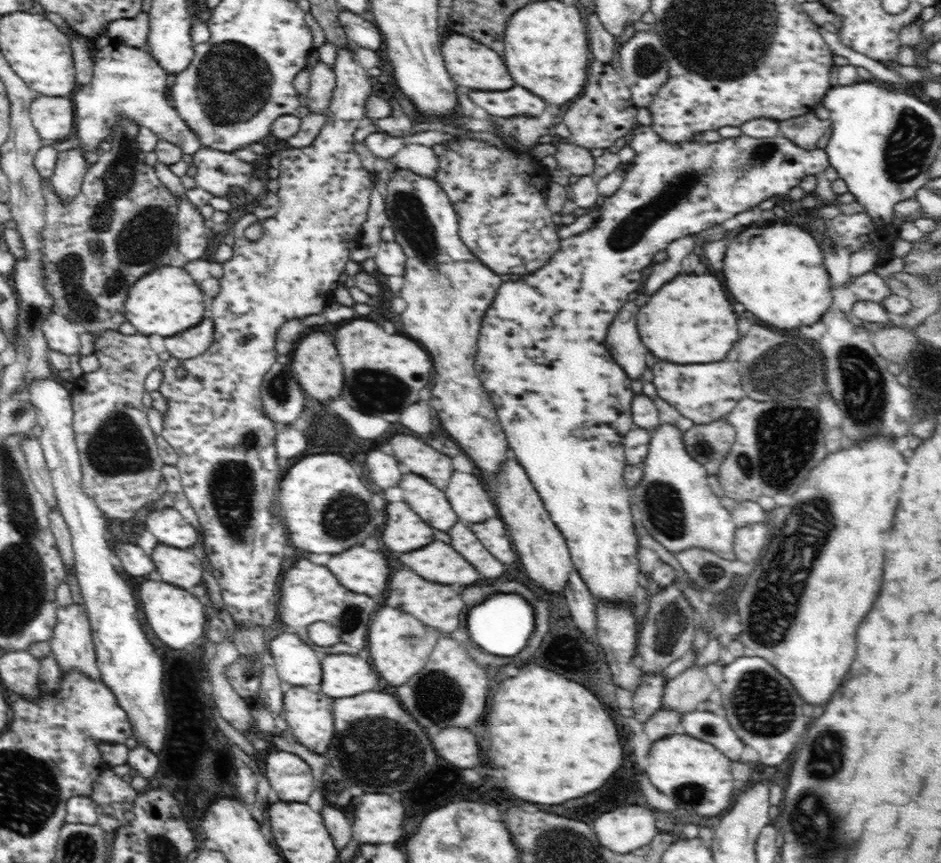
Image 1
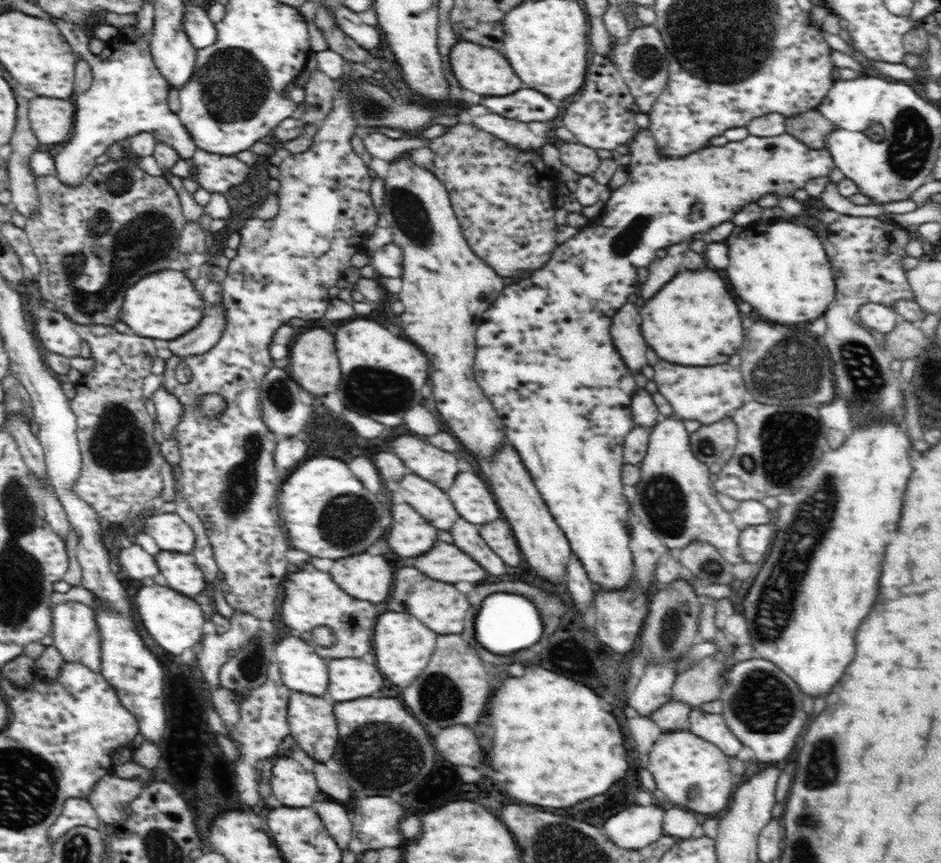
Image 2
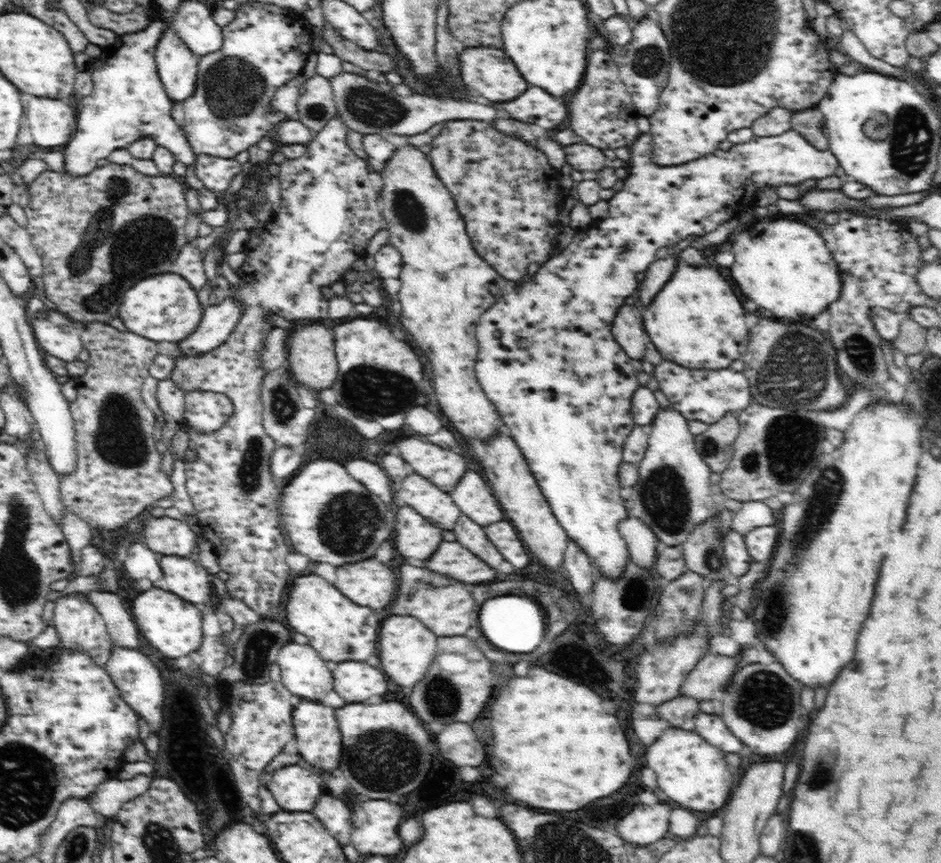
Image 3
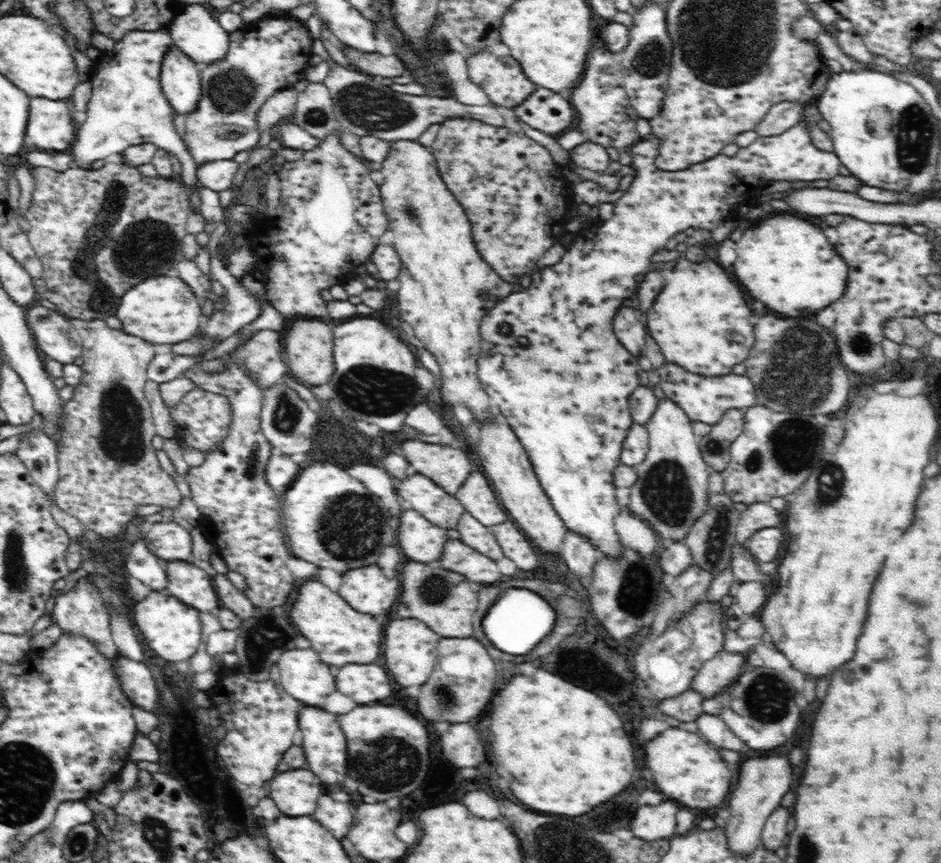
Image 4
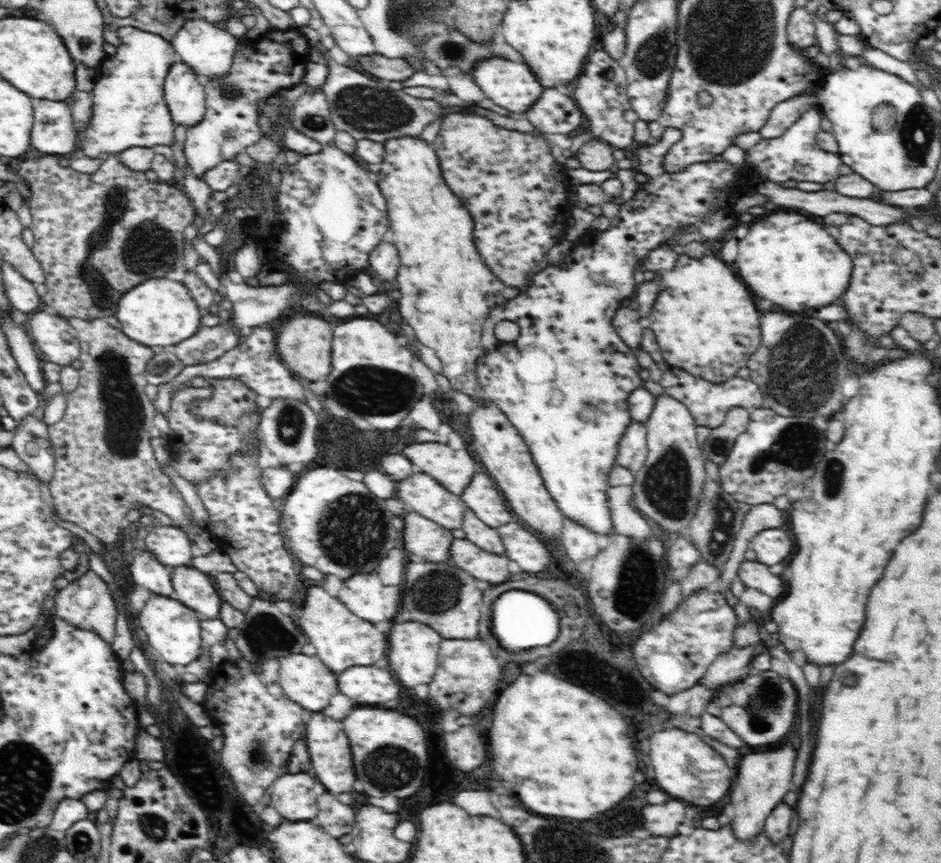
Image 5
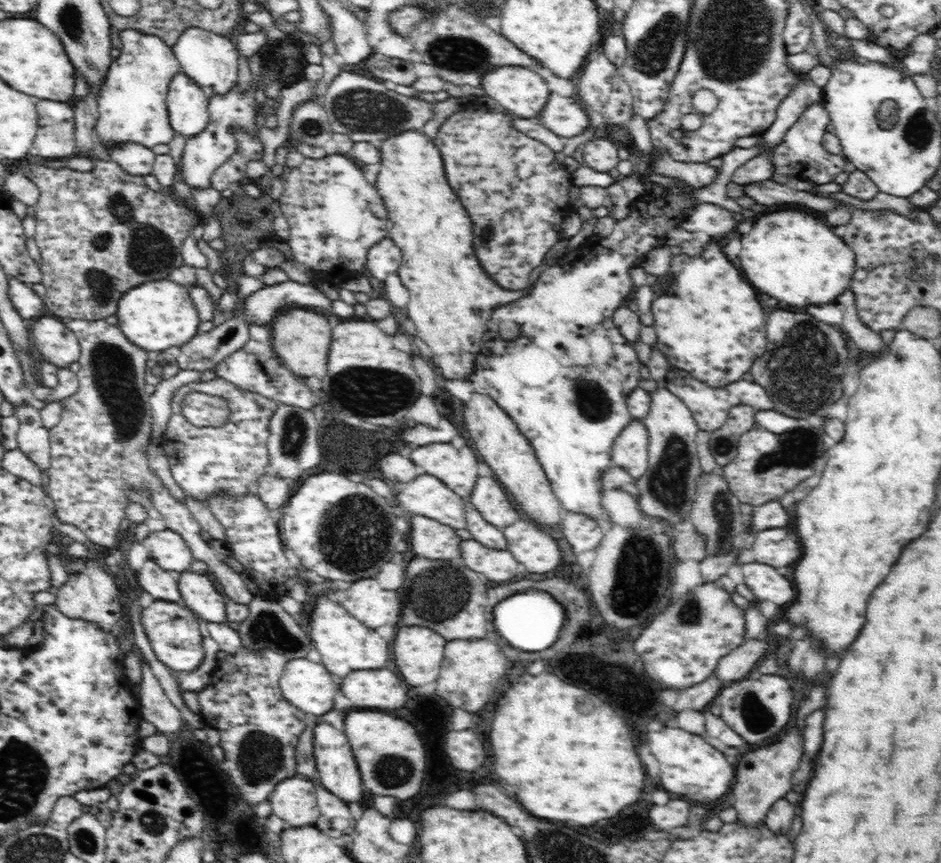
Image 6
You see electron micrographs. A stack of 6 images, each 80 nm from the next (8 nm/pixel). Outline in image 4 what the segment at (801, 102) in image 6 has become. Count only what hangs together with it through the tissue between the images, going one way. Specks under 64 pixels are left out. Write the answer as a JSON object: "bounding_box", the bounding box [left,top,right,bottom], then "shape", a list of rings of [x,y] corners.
{"bounding_box":[755,102,807,137],"shape":[[[794,102],[779,103],[770,108],[761,122],[756,124],[755,132],[760,137],[778,136],[789,128],[796,126],[807,106],[799,106]]]}

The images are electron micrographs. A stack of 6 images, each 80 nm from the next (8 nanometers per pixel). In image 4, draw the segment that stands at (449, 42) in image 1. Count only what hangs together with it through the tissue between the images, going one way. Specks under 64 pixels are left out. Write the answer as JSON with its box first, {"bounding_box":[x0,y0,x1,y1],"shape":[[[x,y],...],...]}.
{"bounding_box":[465,51,537,108],"shape":[[[482,51],[472,57],[465,58],[470,81],[479,86],[483,98],[494,106],[514,108],[524,103],[535,91],[537,86],[524,75],[523,68],[512,56],[495,56],[489,51]]]}

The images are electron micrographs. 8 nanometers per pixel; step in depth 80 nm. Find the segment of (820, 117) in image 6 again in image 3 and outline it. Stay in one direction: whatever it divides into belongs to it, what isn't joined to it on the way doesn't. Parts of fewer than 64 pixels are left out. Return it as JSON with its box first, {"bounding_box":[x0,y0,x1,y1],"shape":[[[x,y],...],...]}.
{"bounding_box":[476,129,839,580],"shape":[[[790,129],[789,131],[783,132],[778,136],[767,136],[759,137],[753,136],[749,141],[732,144],[732,148],[728,150],[717,149],[714,153],[707,154],[706,157],[700,157],[696,161],[685,163],[684,165],[673,165],[673,166],[659,166],[653,162],[653,138],[649,133],[641,133],[634,142],[628,146],[631,157],[629,158],[630,167],[628,169],[629,176],[623,181],[623,186],[619,191],[616,191],[613,197],[609,200],[608,206],[608,218],[601,219],[600,224],[584,233],[575,234],[572,241],[562,250],[559,250],[558,254],[550,256],[550,258],[544,263],[544,266],[540,265],[537,273],[532,278],[523,279],[518,282],[514,288],[509,288],[502,297],[500,297],[491,308],[480,317],[479,323],[476,329],[476,340],[478,341],[478,358],[476,358],[476,378],[482,386],[482,390],[488,394],[488,398],[494,402],[496,410],[500,412],[502,416],[502,422],[505,428],[508,429],[508,433],[515,439],[516,445],[519,446],[520,451],[524,455],[524,459],[528,463],[528,468],[536,479],[536,483],[540,487],[540,491],[546,500],[557,522],[560,527],[563,527],[566,535],[569,537],[569,541],[577,544],[578,547],[582,547],[582,550],[588,559],[592,561],[592,565],[597,569],[598,576],[607,576],[608,579],[616,580],[618,576],[624,575],[625,566],[630,560],[629,550],[626,542],[622,539],[620,531],[618,530],[618,524],[624,522],[628,518],[628,508],[625,506],[625,500],[620,497],[620,483],[618,471],[620,465],[623,463],[623,448],[626,442],[627,436],[630,434],[632,428],[634,428],[635,422],[632,418],[632,413],[629,412],[631,408],[632,390],[636,390],[640,385],[636,378],[637,370],[639,367],[635,364],[628,355],[622,350],[622,347],[612,338],[610,334],[610,326],[612,326],[612,318],[616,316],[618,310],[626,302],[628,296],[636,294],[636,290],[639,287],[639,282],[636,281],[635,274],[638,272],[645,272],[648,267],[654,261],[656,251],[660,248],[670,248],[684,240],[688,236],[694,236],[702,238],[703,235],[708,232],[714,232],[720,224],[728,222],[730,218],[735,218],[741,209],[744,207],[744,202],[750,200],[756,194],[765,187],[778,188],[785,184],[791,185],[794,188],[798,187],[798,184],[802,184],[805,180],[818,180],[821,178],[832,177],[838,168],[839,163],[836,157],[829,150],[820,150],[807,141],[799,133]]]}

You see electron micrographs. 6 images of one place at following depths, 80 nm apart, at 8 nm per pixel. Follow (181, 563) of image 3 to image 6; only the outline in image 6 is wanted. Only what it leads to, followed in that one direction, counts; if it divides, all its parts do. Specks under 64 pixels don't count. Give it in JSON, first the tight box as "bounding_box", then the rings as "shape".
{"bounding_box":[177,572,227,623],"shape":[[[182,572],[177,588],[185,606],[200,618],[210,622],[226,623],[224,604],[227,598],[214,588],[208,576],[196,572]]]}

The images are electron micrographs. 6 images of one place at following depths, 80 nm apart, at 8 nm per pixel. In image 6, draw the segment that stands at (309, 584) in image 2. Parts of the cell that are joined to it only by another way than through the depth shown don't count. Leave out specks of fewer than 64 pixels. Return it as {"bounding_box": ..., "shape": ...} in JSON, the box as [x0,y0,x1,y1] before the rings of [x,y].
{"bounding_box":[307,596,391,679],"shape":[[[318,596],[311,601],[313,609],[308,617],[307,632],[314,646],[318,649],[322,664],[330,673],[342,676],[344,679],[352,670],[376,670],[384,669],[391,661],[390,645],[384,641],[378,631],[368,628],[357,618],[354,618],[343,606],[337,602]]]}

